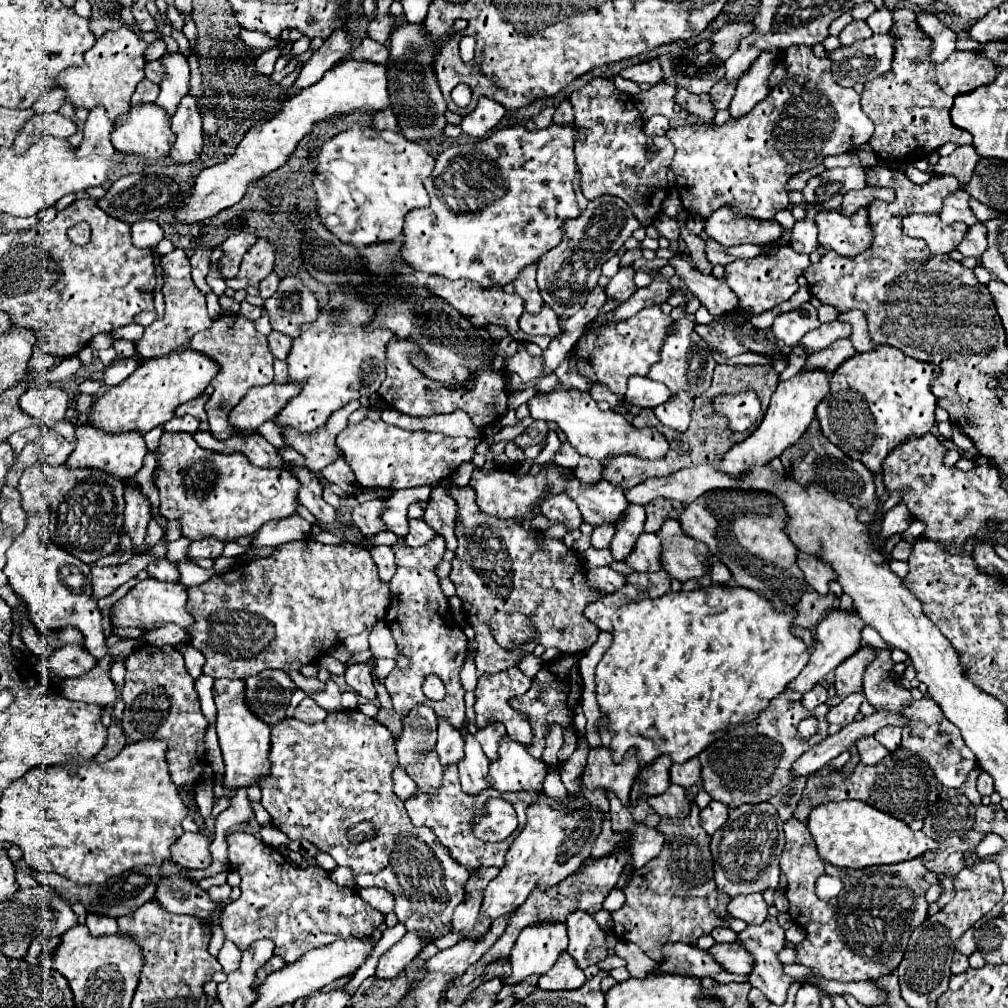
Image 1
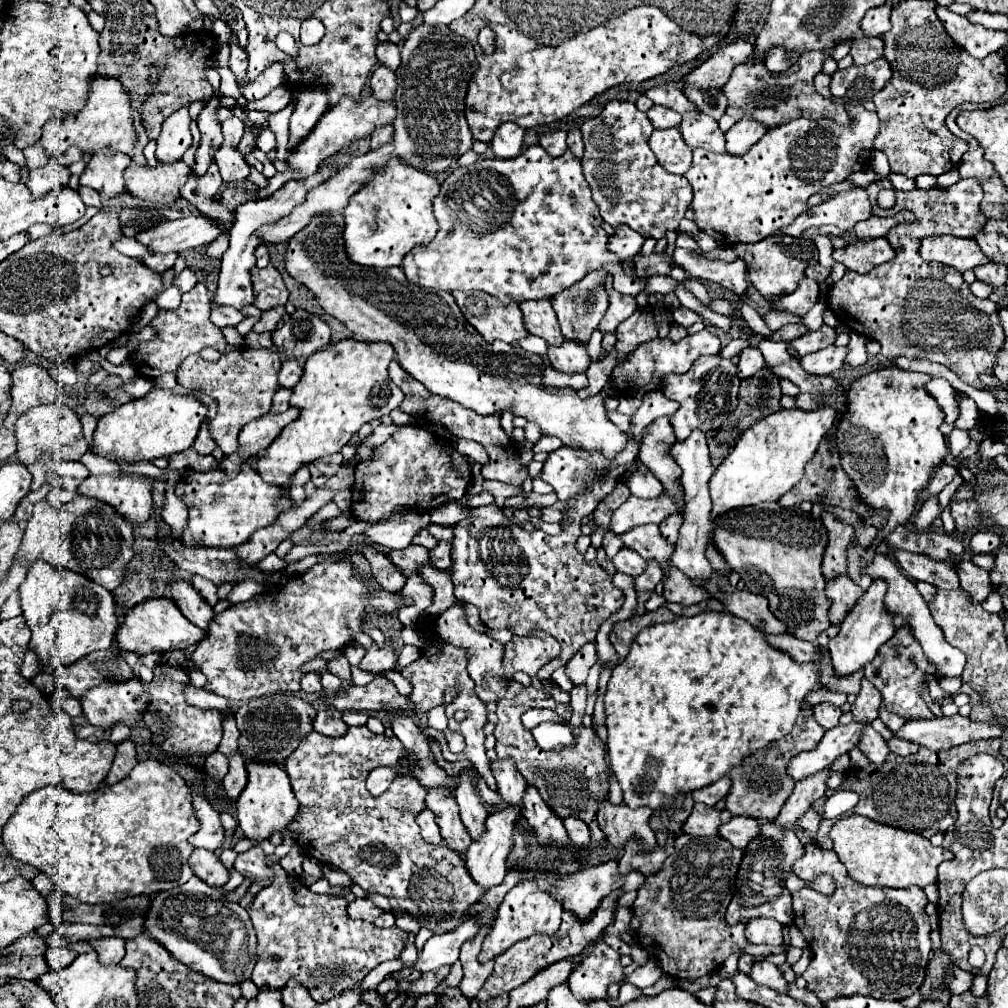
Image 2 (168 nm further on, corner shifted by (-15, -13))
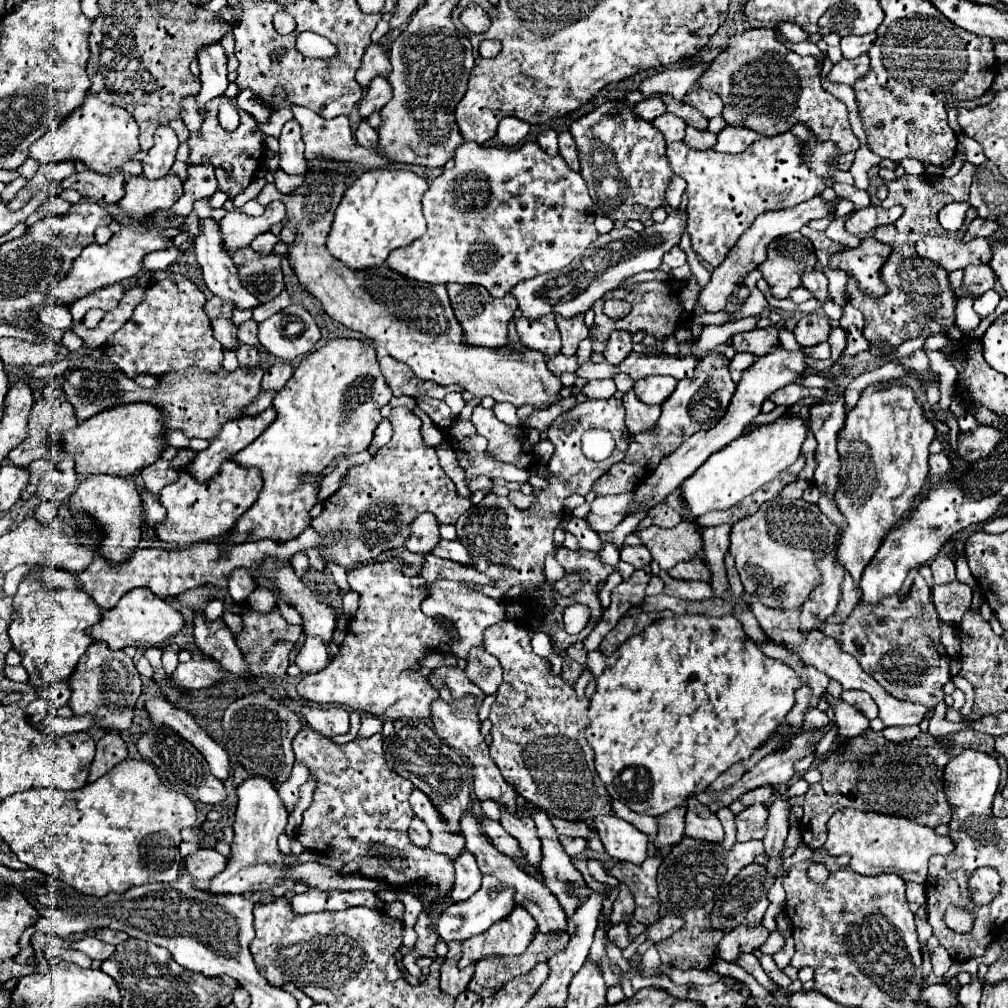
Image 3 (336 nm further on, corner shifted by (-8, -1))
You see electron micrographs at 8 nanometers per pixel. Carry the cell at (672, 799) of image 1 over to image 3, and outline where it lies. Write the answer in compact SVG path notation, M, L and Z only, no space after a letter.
M695 797L687 799L687 835L693 839L723 843L723 827L715 813L711 813L705 805L699 805Z

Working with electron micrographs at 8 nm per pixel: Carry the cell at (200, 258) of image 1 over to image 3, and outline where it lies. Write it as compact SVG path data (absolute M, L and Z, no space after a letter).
M215 319L213 323L213 335L221 343L223 351L237 351L239 339L237 339L237 327L231 319Z

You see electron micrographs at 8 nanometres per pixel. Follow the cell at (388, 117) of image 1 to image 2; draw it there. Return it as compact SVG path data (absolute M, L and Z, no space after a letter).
M392 125L378 127L378 129L370 135L370 139L372 139L372 143L370 143L370 147L372 147L372 149L376 149L376 147L382 147L382 145L390 143L390 141L392 141Z

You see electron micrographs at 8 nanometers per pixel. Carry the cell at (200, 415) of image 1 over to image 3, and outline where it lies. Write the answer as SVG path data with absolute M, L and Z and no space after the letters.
M167 431L167 433L165 433L165 441L167 441L171 447L175 447L175 449L183 449L183 447L187 447L189 437L185 437L181 431Z

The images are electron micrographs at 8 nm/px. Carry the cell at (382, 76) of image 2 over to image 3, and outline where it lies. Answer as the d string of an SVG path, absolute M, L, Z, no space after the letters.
M377 77L371 81L371 85L367 87L365 97L359 101L359 117L367 119L371 113L381 111L381 107L385 107L385 103L391 99L391 87L389 81L383 77Z

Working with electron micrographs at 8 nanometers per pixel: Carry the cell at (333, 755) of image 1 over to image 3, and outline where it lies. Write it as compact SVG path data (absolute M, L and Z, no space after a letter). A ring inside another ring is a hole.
M303 727L297 733L293 739L295 759L305 761L319 781L313 801L303 813L297 841L323 857L341 859L343 863L357 861L363 875L383 879L395 887L415 883L411 893L423 903L433 903L453 887L453 861L411 843L407 827L413 819L413 811L409 809L407 799L415 787L387 767L383 741L385 737L377 733L369 739L353 739L345 745L335 745L329 737L323 737L309 727ZM391 851L397 855L391 855ZM423 875L429 875L433 883L417 885L417 879Z

